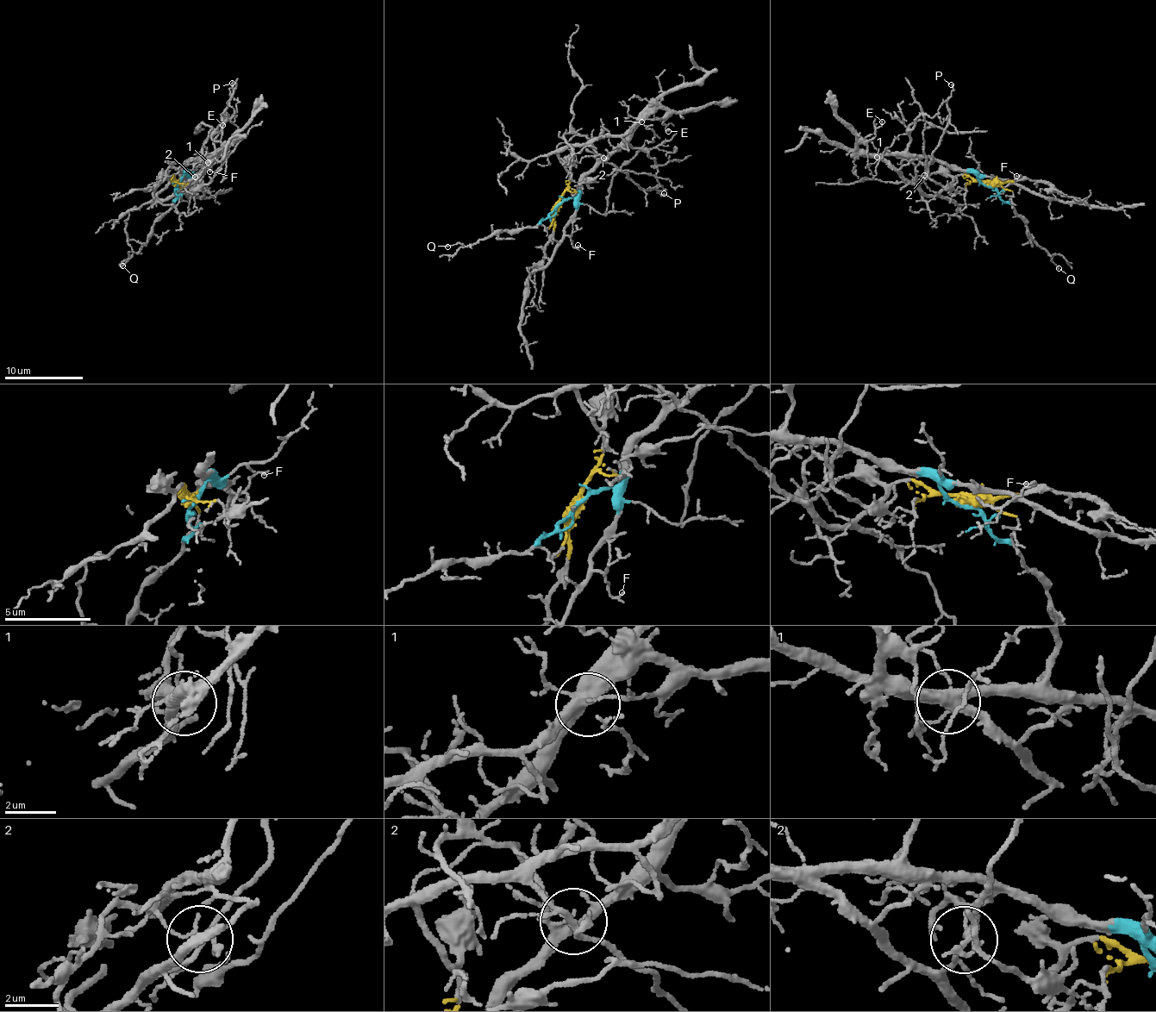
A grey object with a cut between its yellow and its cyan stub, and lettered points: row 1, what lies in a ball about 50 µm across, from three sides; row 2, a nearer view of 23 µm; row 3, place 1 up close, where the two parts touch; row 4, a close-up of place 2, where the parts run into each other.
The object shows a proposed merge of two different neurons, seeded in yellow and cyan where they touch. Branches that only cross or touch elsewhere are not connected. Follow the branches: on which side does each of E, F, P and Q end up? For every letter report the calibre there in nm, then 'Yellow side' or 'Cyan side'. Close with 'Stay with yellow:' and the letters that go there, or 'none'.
E: Thickness 110 nm. Yellow side
F: Thickness 140 nm. Cyan side
P: Thickness 130 nm. Yellow side
Q: Thickness 110 nm. Cyan side
Stay with yellow: E, P

